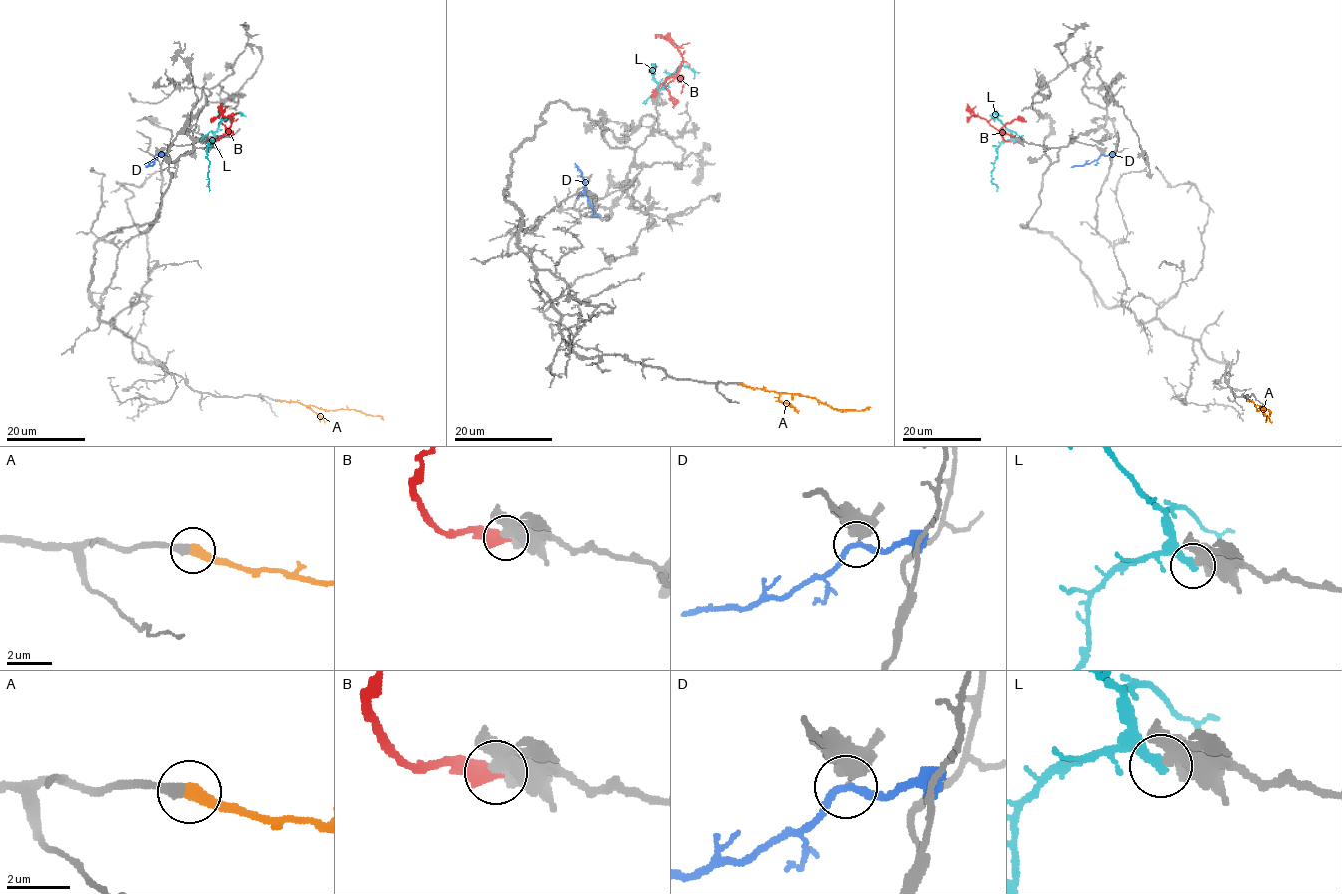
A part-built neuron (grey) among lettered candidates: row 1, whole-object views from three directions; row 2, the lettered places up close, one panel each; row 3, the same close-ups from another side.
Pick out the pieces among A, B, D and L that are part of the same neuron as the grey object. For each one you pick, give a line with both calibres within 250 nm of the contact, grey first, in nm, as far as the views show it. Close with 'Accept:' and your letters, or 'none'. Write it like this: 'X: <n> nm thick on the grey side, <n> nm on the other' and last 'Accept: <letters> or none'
A: 380 nm thick on the grey side, 460 nm on the other
Accept: A

